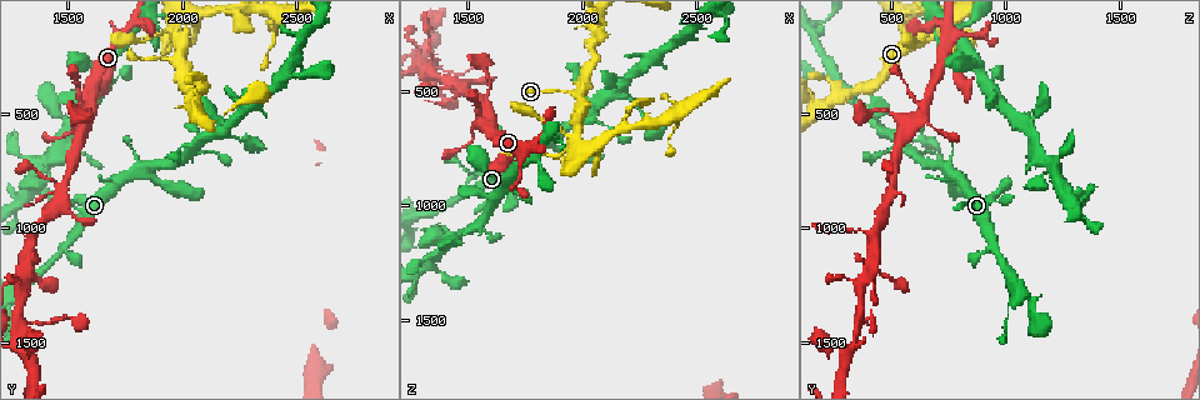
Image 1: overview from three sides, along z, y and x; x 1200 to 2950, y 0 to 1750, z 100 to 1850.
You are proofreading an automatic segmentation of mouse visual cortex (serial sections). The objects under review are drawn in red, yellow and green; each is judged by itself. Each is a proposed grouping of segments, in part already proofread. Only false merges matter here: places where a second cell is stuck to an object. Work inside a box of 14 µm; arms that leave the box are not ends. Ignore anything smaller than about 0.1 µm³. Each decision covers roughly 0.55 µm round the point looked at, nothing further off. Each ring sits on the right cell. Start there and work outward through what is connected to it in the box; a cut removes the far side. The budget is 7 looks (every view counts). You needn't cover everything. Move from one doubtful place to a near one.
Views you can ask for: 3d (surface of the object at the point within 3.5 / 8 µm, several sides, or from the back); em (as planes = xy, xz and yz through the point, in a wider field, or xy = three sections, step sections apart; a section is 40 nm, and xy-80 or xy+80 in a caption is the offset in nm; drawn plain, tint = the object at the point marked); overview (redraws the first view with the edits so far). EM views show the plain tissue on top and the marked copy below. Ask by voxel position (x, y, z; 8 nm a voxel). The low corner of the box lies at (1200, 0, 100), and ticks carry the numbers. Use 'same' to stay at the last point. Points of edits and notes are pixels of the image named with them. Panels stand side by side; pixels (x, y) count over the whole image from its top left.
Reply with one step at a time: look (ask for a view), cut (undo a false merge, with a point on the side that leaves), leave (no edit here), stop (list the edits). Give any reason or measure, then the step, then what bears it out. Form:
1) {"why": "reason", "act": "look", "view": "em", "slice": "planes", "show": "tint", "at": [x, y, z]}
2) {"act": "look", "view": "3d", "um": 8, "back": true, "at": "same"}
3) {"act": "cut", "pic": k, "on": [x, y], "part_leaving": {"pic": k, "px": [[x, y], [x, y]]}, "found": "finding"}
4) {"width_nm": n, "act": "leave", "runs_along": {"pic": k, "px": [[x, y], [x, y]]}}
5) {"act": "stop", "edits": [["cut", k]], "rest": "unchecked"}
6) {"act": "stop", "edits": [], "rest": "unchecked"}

{"act": "look", "view": "3d", "um": 3.5, "at": [1600, 500, 480]}

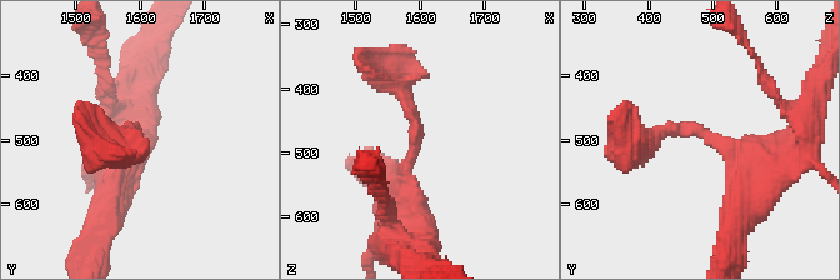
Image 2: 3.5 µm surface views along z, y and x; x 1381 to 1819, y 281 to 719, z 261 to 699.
{"arm_widths_nm": [300, 350], "why": "now the EM", "act": "look", "view": "em", "slice": "planes", "show": "tint", "at": [1590, 490, 480]}

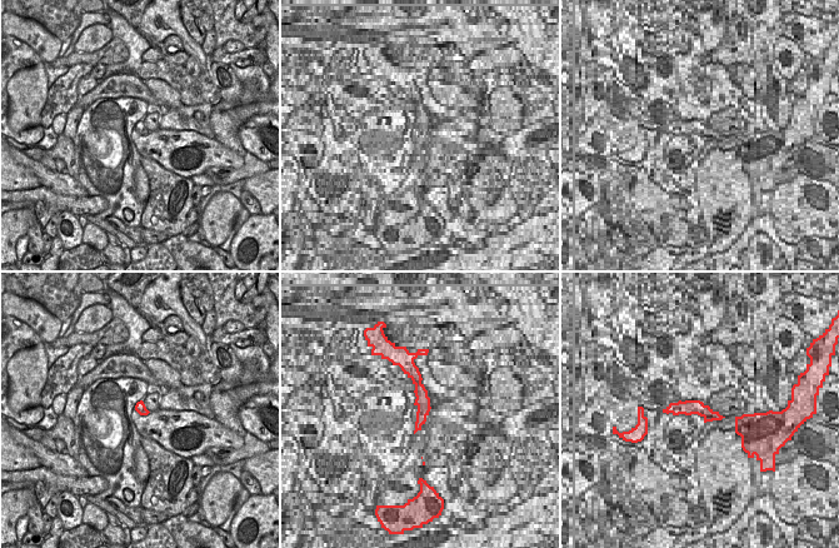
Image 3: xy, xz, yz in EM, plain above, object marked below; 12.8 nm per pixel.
{"width_nm": 140, "act": "leave", "runs_along": {"pic": 2, "px": [[404, 215], [415, 119], [384, 74]]}, "found": "one cell here"}

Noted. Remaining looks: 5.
{"why": "calibre changes", "act": "look", "view": "3d", "um": 3.5, "at": [1950, 260, 510]}

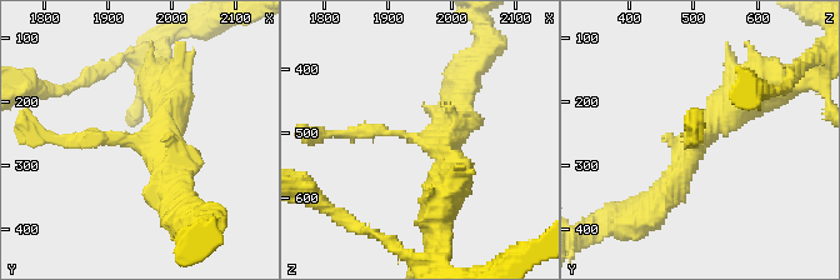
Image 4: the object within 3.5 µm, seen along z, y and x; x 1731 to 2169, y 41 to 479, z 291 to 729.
{"why": "now the EM", "act": "look", "view": "em", "slice": "planes", "show": "tint", "at": [1955, 265, 505]}

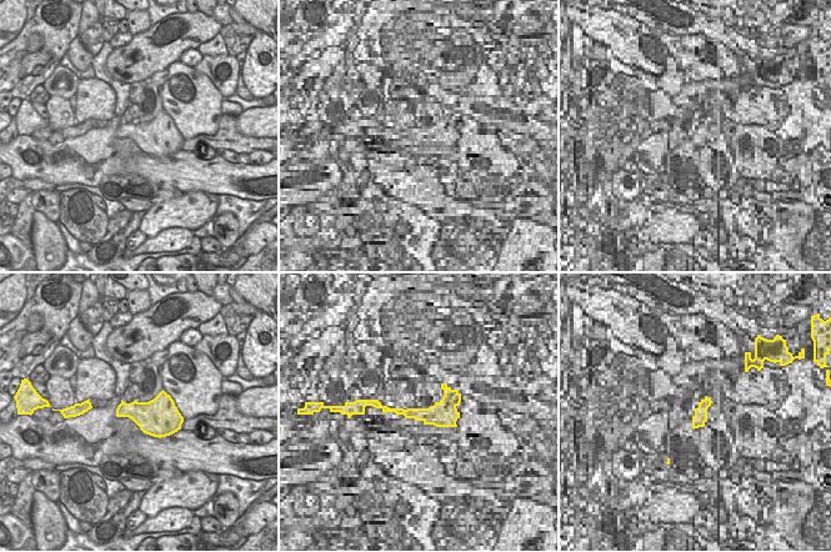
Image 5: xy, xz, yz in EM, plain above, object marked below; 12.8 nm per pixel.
{"act": "leave", "runs_along": {"pic": 4, "px": [[61, 140], [145, 140], [169, 121], [164, 90]]}, "found": "all the same cell"}

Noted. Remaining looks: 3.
{"why": "looks like a crossing", "act": "look", "view": "3d", "um": 3.5, "at": [1960, 140, 700]}

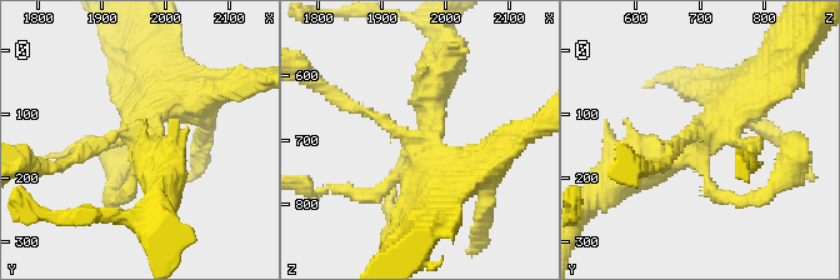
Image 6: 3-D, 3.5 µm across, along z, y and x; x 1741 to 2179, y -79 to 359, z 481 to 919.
{"why": "now the EM", "act": "look", "view": "em", "slice": "xy", "step": 1, "show": "tint", "at": [1975, 135, 695]}

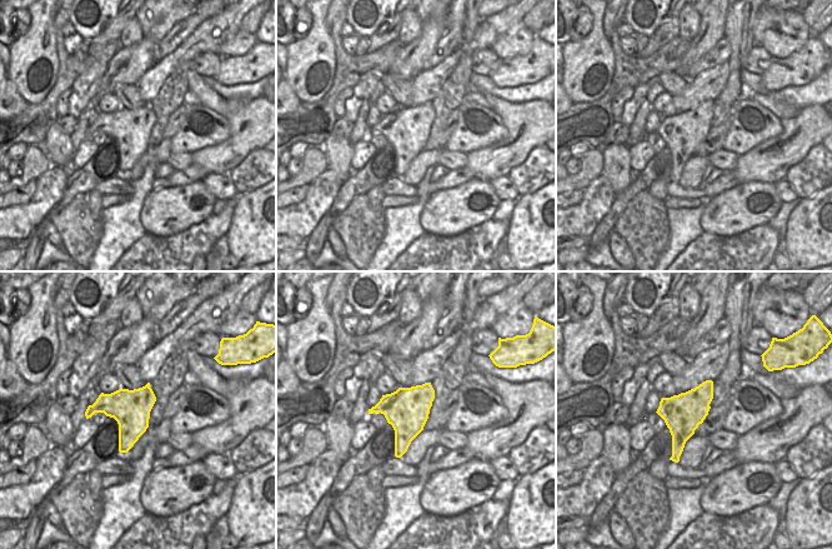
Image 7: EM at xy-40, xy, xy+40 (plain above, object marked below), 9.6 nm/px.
{"why": "cut it another way", "act": "look", "view": "em", "slice": "xy", "step": 3, "show": "tint", "at": "same"}

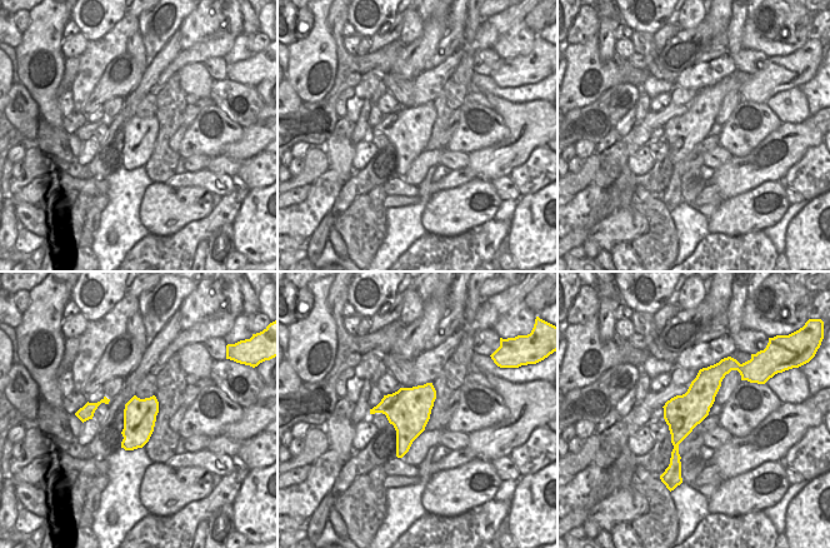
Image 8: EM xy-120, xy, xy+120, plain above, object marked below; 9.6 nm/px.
{"act": "leave", "runs_along": {"pic": 6, "px": [[628, 171], [679, 155], [730, 98]]}, "found": "one cell here"}

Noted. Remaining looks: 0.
{"act": "stop", "edits": [], "rest": "unchecked"}

